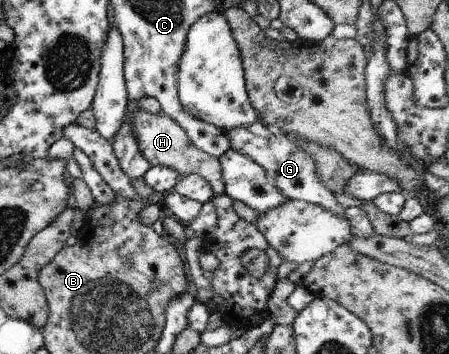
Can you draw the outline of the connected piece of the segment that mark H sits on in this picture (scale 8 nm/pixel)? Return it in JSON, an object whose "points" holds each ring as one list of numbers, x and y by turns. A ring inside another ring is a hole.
{"points":[[136,106,127,111,125,120,130,122,133,137,136,138,136,144,138,144,138,150,140,150,144,160,148,162,150,167,166,166,166,168,175,170,178,177,197,174,208,182,213,194,224,193,218,159,206,154,199,148,194,148,180,125,168,118,164,112,159,110,156,114,148,114,148,112,144,112]]}

